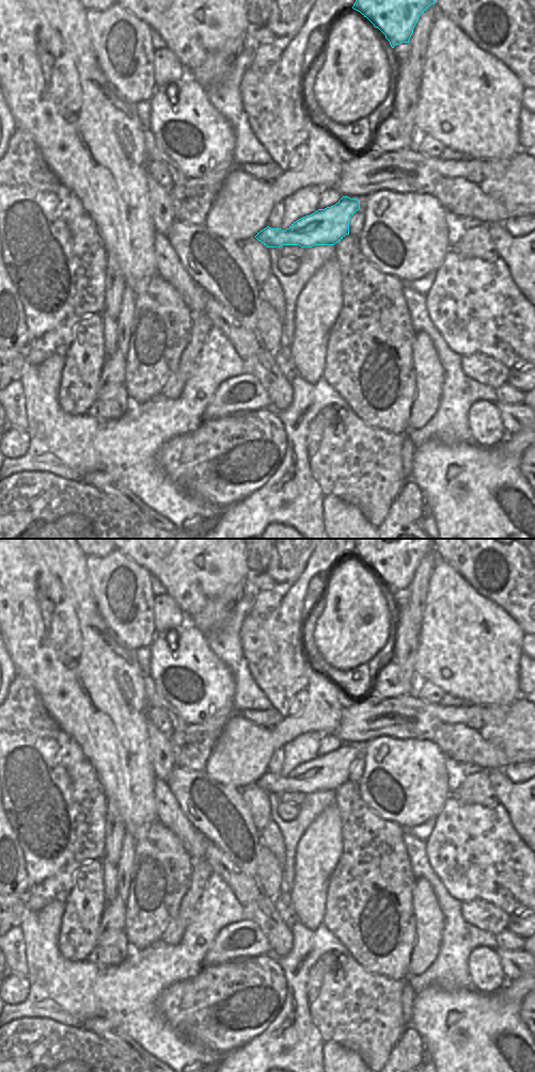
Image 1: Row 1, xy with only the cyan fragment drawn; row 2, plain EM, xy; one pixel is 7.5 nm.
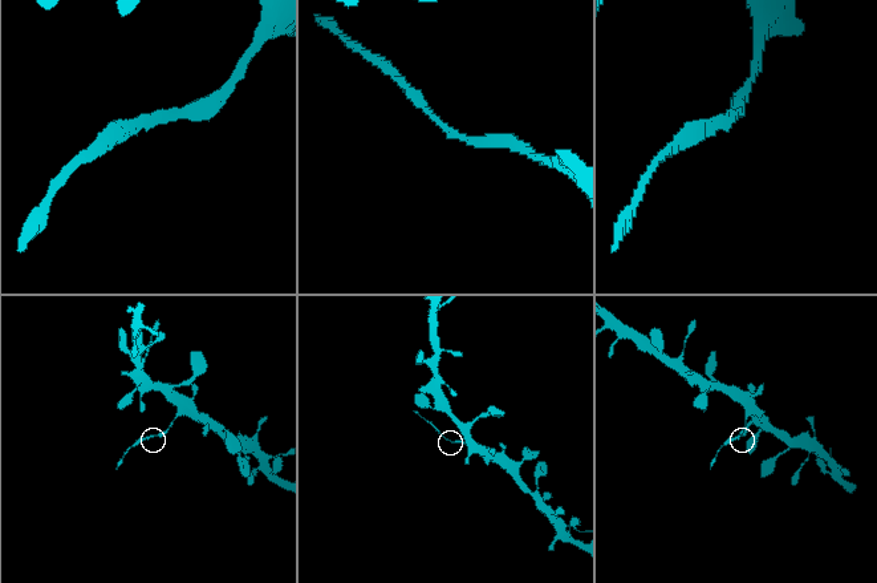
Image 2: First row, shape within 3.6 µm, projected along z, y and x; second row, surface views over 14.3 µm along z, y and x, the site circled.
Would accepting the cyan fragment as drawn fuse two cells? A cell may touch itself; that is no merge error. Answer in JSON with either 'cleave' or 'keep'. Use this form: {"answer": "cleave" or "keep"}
{"answer": "cleave"}

